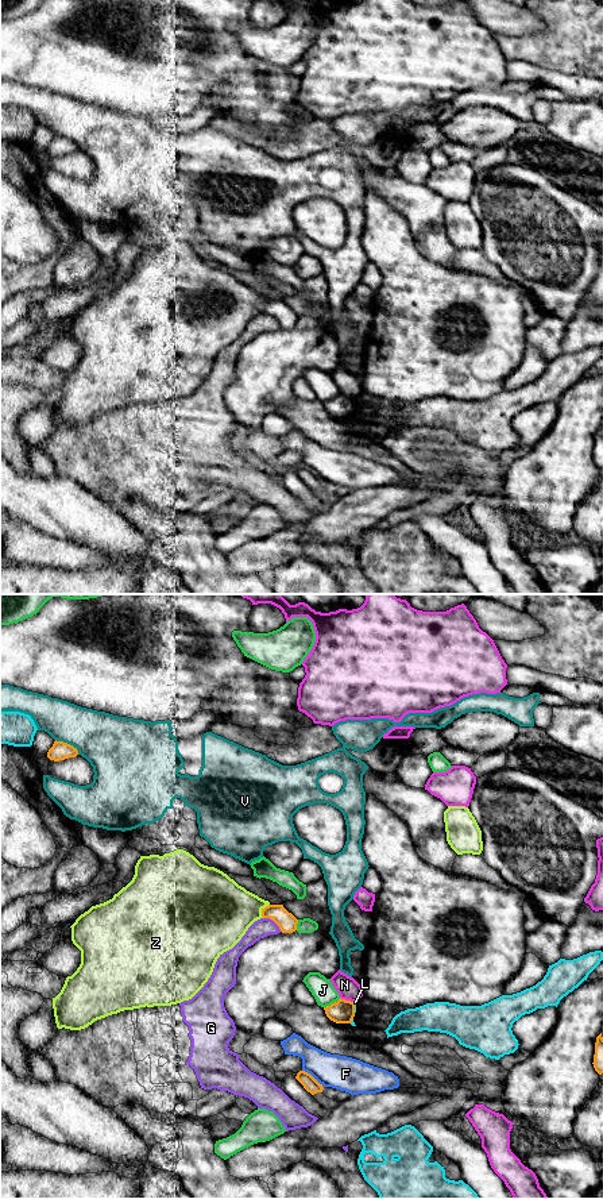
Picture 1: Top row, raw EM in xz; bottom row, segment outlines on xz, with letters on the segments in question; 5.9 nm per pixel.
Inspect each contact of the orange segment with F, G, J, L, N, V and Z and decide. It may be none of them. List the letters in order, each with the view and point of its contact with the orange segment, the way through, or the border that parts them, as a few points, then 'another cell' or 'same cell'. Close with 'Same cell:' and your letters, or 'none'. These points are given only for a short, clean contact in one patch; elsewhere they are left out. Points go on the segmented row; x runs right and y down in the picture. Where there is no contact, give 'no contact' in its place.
F: meets orange in xz at (313, 1078); another cell
G: meets orange in xz at (273, 920); border along xz (263, 917), (269, 917), (281, 930); another cell
J: meets orange in xz at (332, 1003); another cell
L: meets orange in xz at (354, 1007); another cell
N: meets orange in xz at (347, 1001); another cell
V: meets orange in xz at (66, 743); another cell
Z: meets orange in xz at (262, 910); another cell
Same cell: none

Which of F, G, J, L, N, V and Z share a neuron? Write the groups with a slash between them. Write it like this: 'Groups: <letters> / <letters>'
Groups: F / G / J / L / N / V / Z

